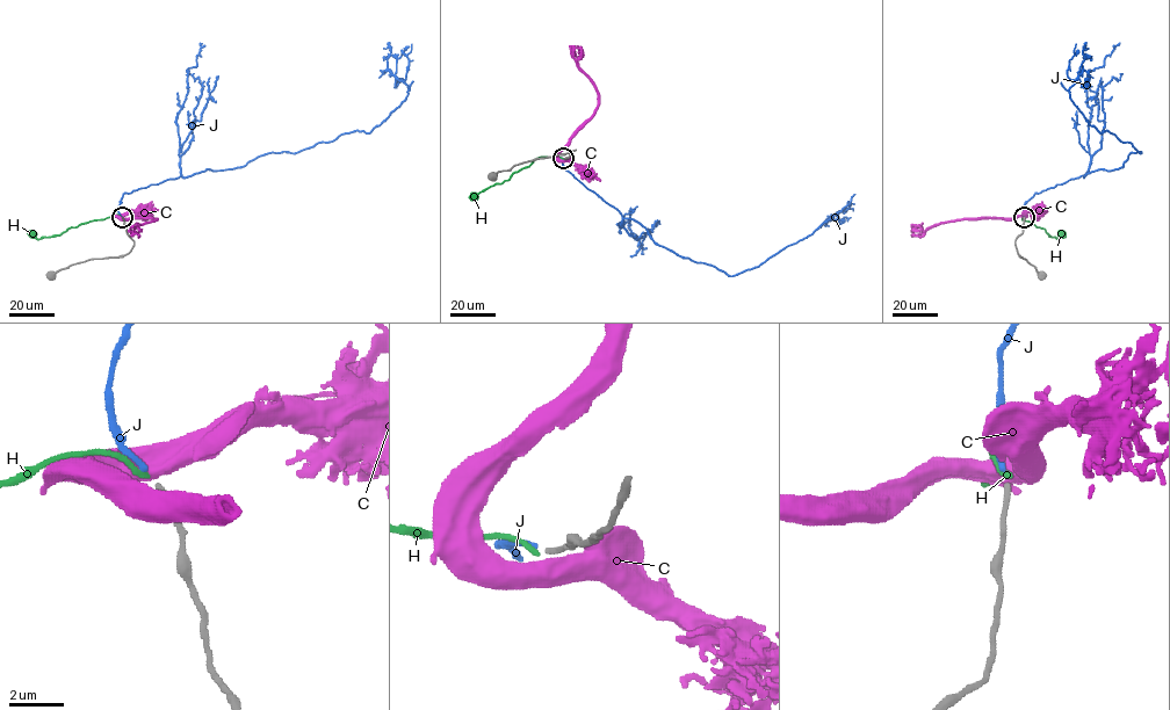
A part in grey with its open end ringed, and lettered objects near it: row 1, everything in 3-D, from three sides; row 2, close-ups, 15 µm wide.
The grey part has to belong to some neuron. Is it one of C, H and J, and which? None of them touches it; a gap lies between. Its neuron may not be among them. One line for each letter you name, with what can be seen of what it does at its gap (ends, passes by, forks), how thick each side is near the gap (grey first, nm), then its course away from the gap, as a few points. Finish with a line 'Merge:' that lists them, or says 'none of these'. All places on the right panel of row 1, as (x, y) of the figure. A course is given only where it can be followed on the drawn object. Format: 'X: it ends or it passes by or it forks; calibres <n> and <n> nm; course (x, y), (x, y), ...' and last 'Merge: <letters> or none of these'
J: it ends; calibres 200 and 200 nm; course (1024, 216), (1035, 193), (1120, 167), (1141, 153), (1100, 132), (1071, 100), (1088, 48)
Merge: J

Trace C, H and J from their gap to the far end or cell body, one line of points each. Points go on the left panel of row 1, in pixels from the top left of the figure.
C: (122, 216), (156, 219), (139, 224), (136, 231), (139, 226), (136, 224)
H: (121, 217), (114, 215), (40, 239), (27, 232)
J: (121, 216), (124, 193), (369, 132), (407, 95), (383, 48)

